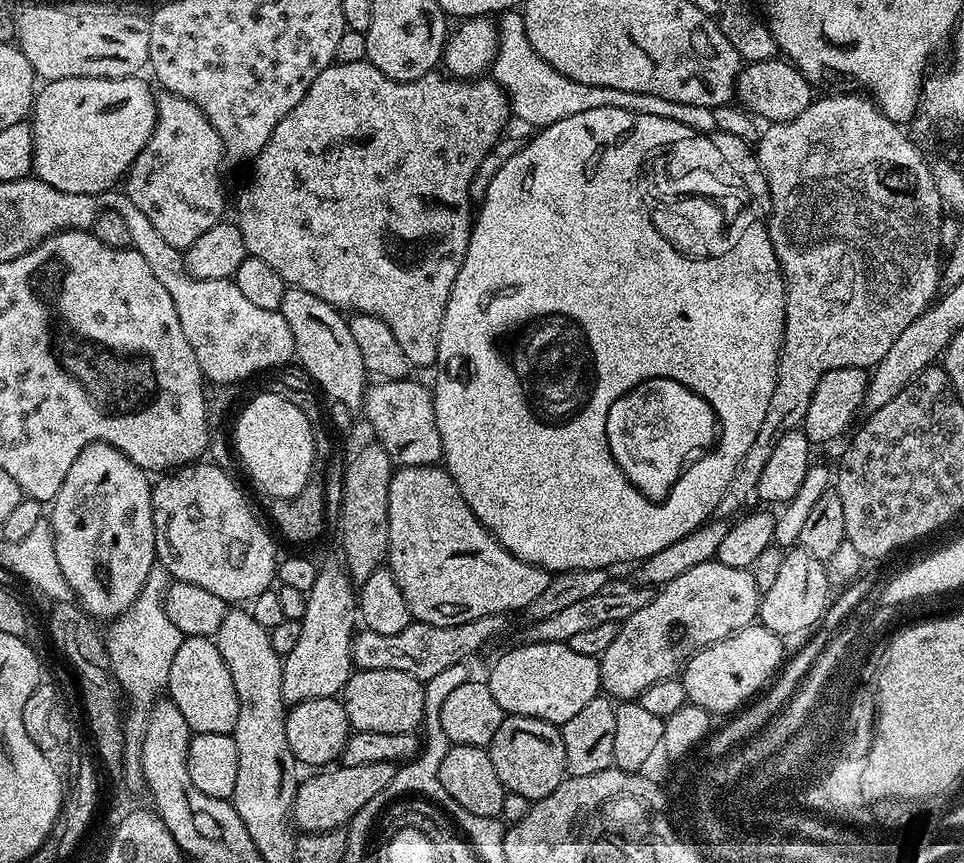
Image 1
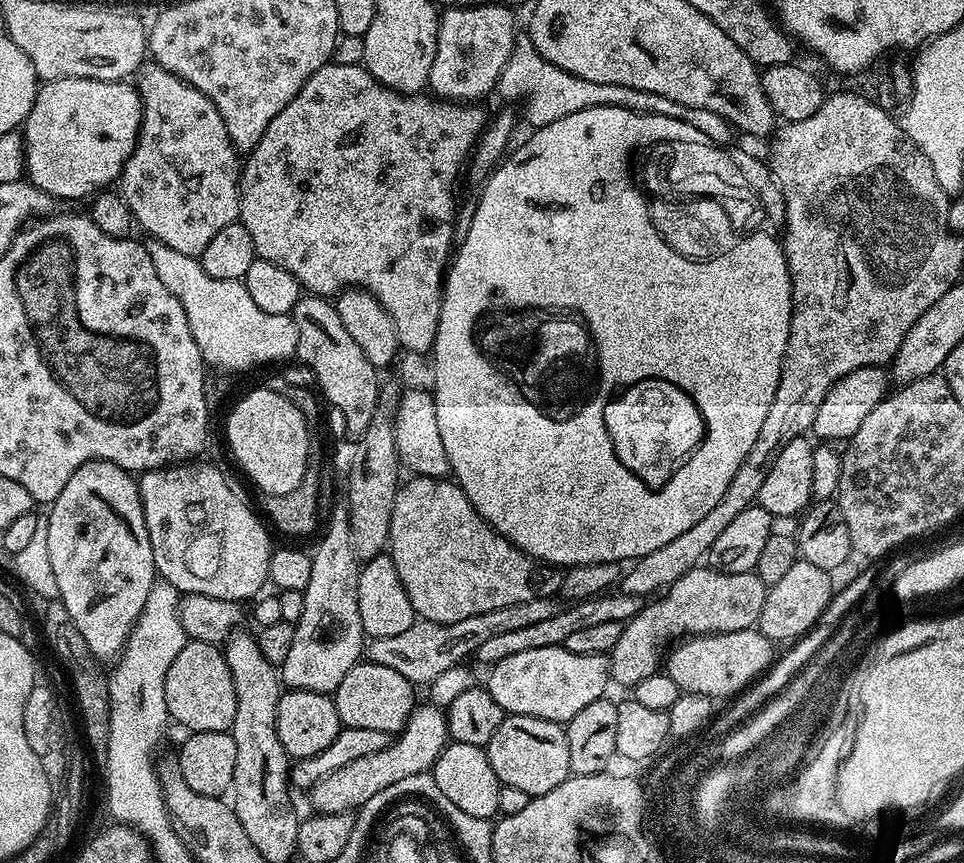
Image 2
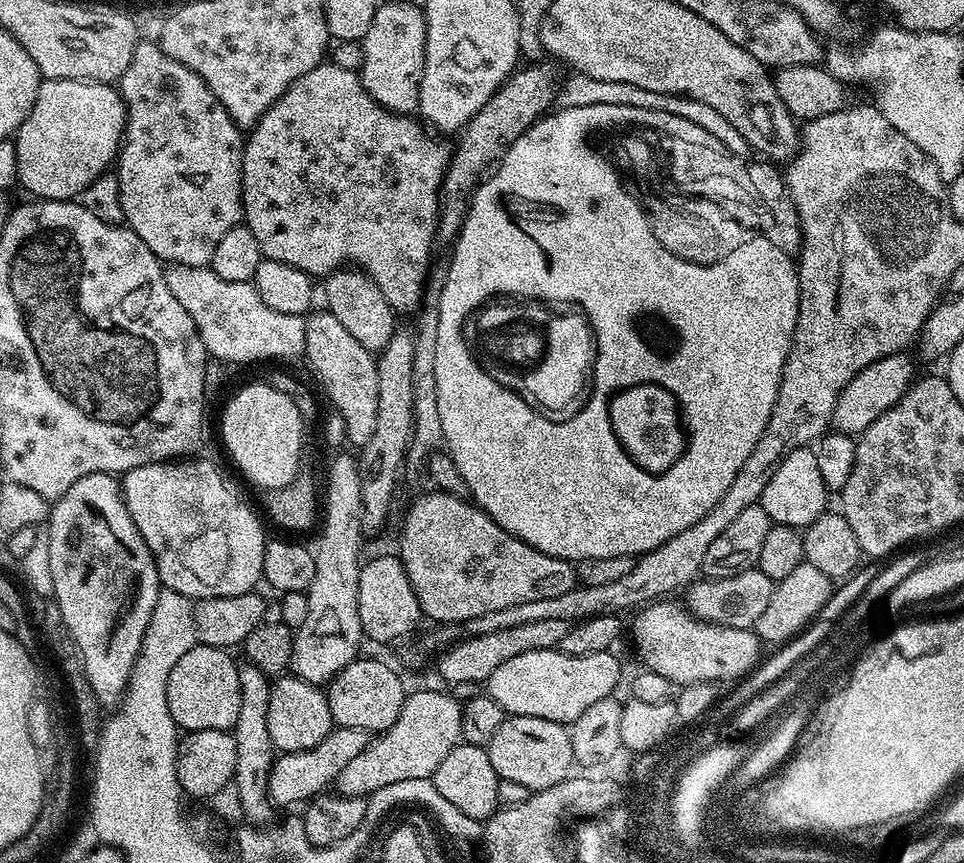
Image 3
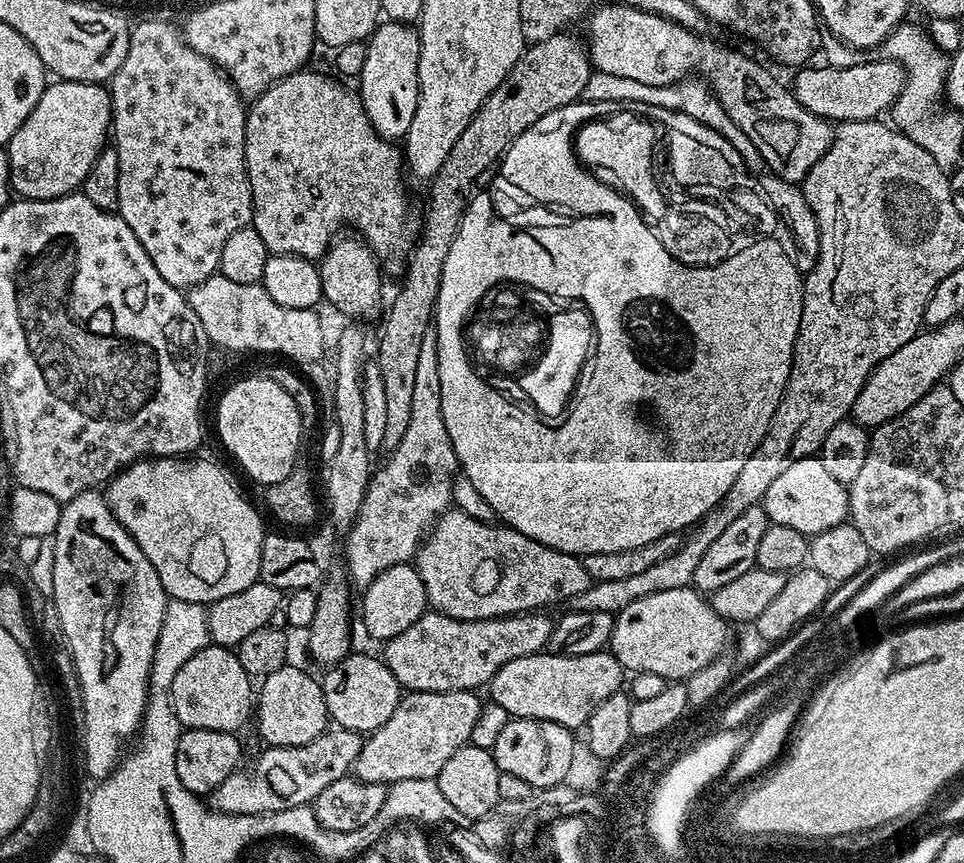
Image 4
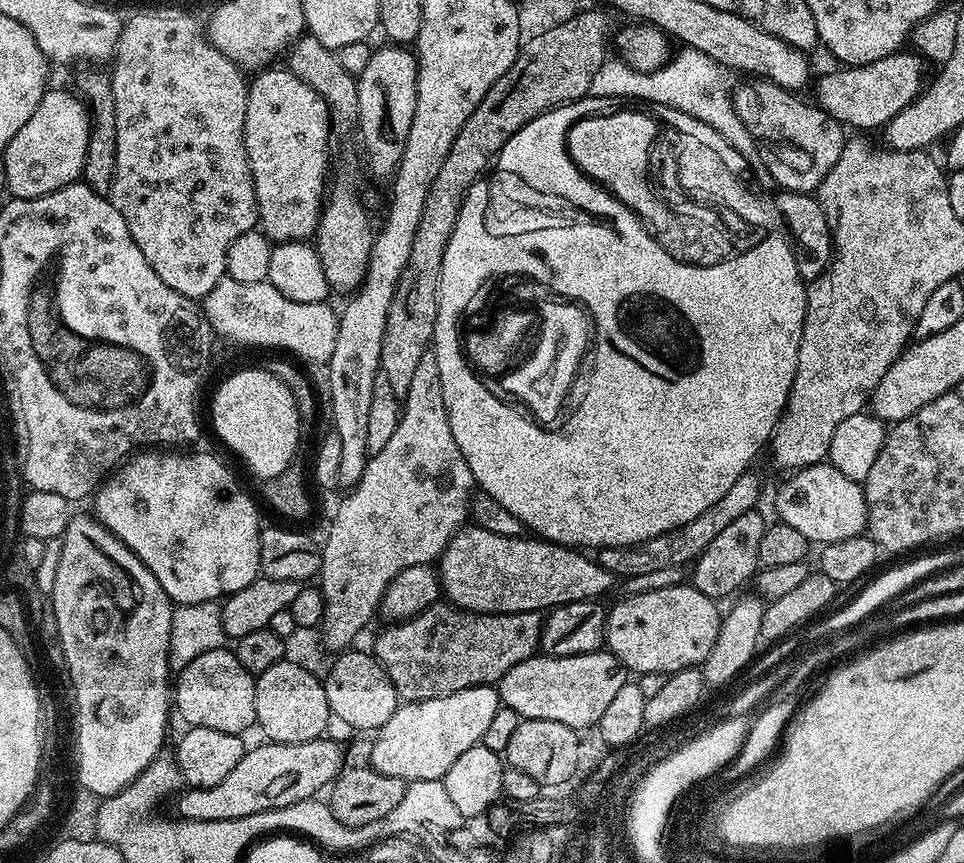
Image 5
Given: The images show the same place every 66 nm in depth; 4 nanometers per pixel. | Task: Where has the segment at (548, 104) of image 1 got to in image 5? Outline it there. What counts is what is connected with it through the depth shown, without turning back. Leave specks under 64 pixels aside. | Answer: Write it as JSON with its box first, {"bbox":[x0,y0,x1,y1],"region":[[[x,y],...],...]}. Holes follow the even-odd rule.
{"bbox":[590,47,776,189],"region":[[[681,47],[679,51],[677,56],[675,53],[666,64],[653,72],[639,72],[623,59],[609,58],[598,70],[598,74],[594,74],[594,82],[590,82],[590,93],[601,98],[617,96],[619,100],[645,100],[648,104],[660,108],[682,110],[682,114],[690,114],[690,118],[706,122],[706,126],[718,130],[718,134],[722,134],[722,138],[726,138],[726,142],[730,142],[730,146],[734,146],[734,150],[738,150],[738,154],[746,158],[747,171],[752,173],[761,189],[775,189],[776,179],[770,174],[766,162],[762,162],[762,154],[758,150],[756,140],[742,122],[742,118],[738,118],[730,84],[728,88],[720,65],[714,63],[706,53],[693,48]]]}

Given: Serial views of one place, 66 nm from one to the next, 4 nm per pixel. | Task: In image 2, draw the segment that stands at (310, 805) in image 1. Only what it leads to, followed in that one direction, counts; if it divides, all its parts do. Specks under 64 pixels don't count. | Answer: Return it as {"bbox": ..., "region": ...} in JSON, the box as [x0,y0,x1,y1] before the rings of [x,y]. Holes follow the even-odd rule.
{"bbox":[310,702,449,813],"region":[[[431,702],[417,703],[412,709],[412,717],[406,726],[386,746],[386,750],[378,750],[378,754],[362,754],[362,758],[349,762],[334,770],[334,774],[326,774],[310,789],[312,804],[317,813],[350,812],[355,813],[374,794],[386,790],[386,786],[394,786],[394,782],[402,782],[402,778],[425,775],[432,763],[440,757],[444,745],[449,743],[448,717],[445,709],[436,707]]]}

